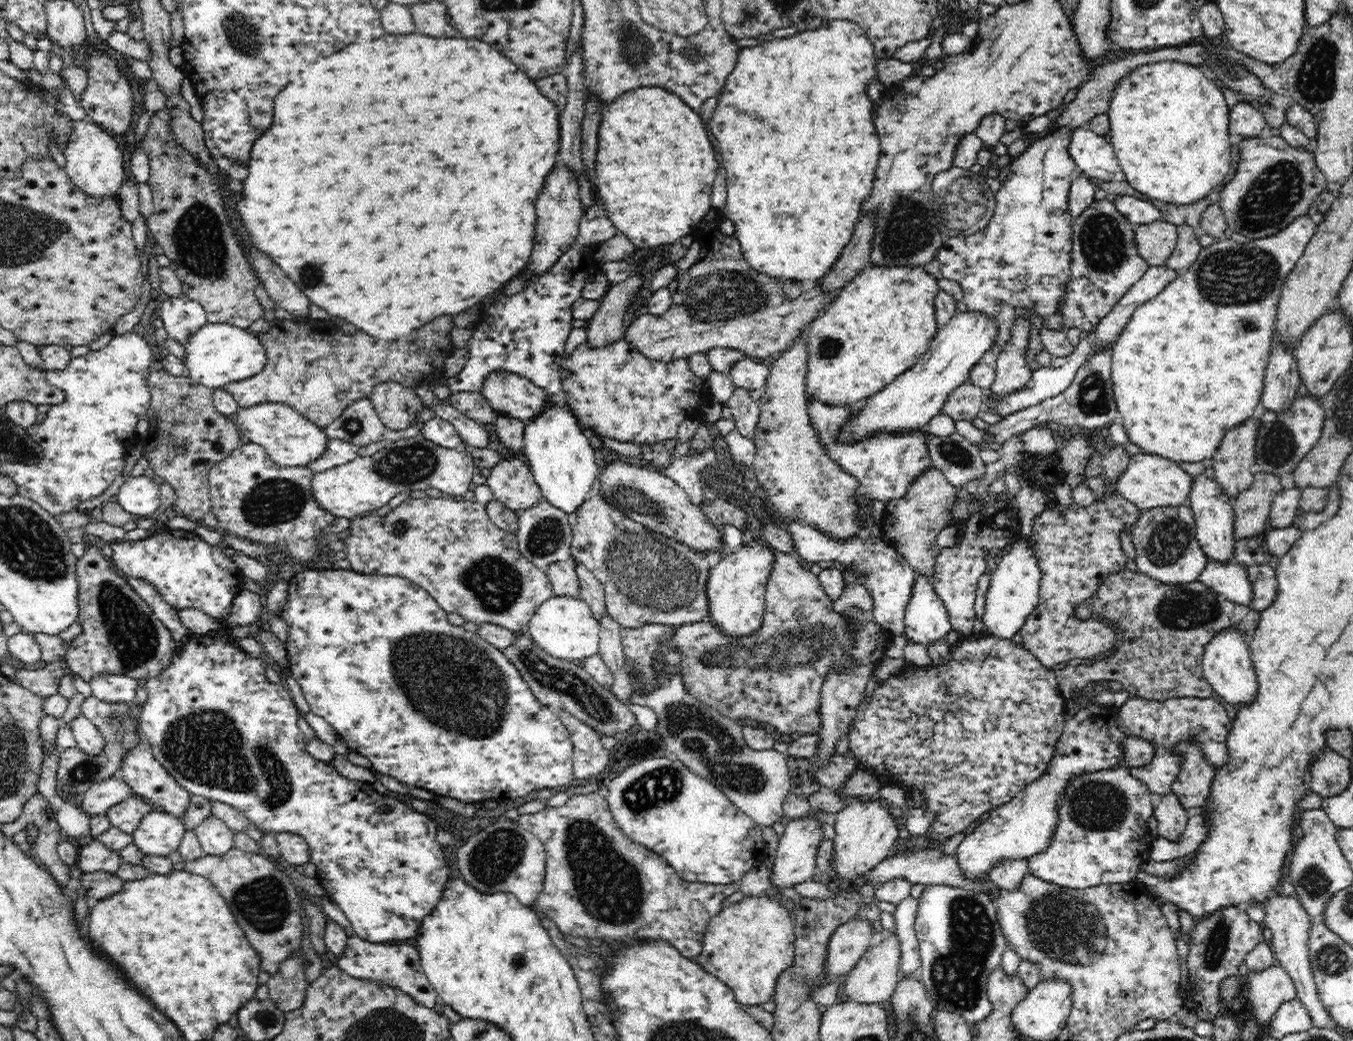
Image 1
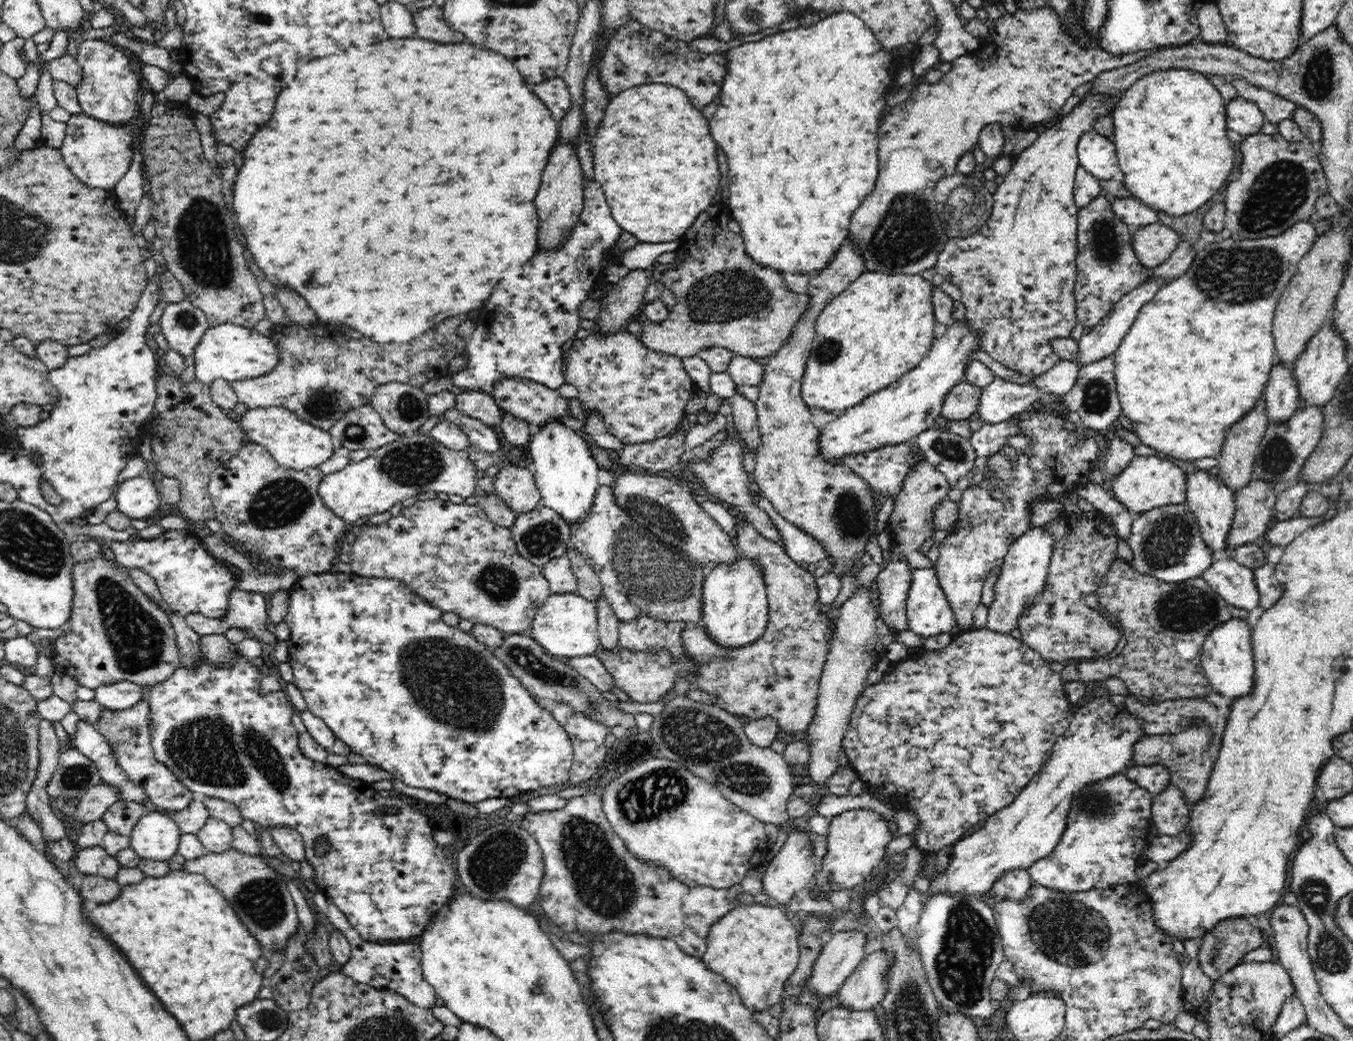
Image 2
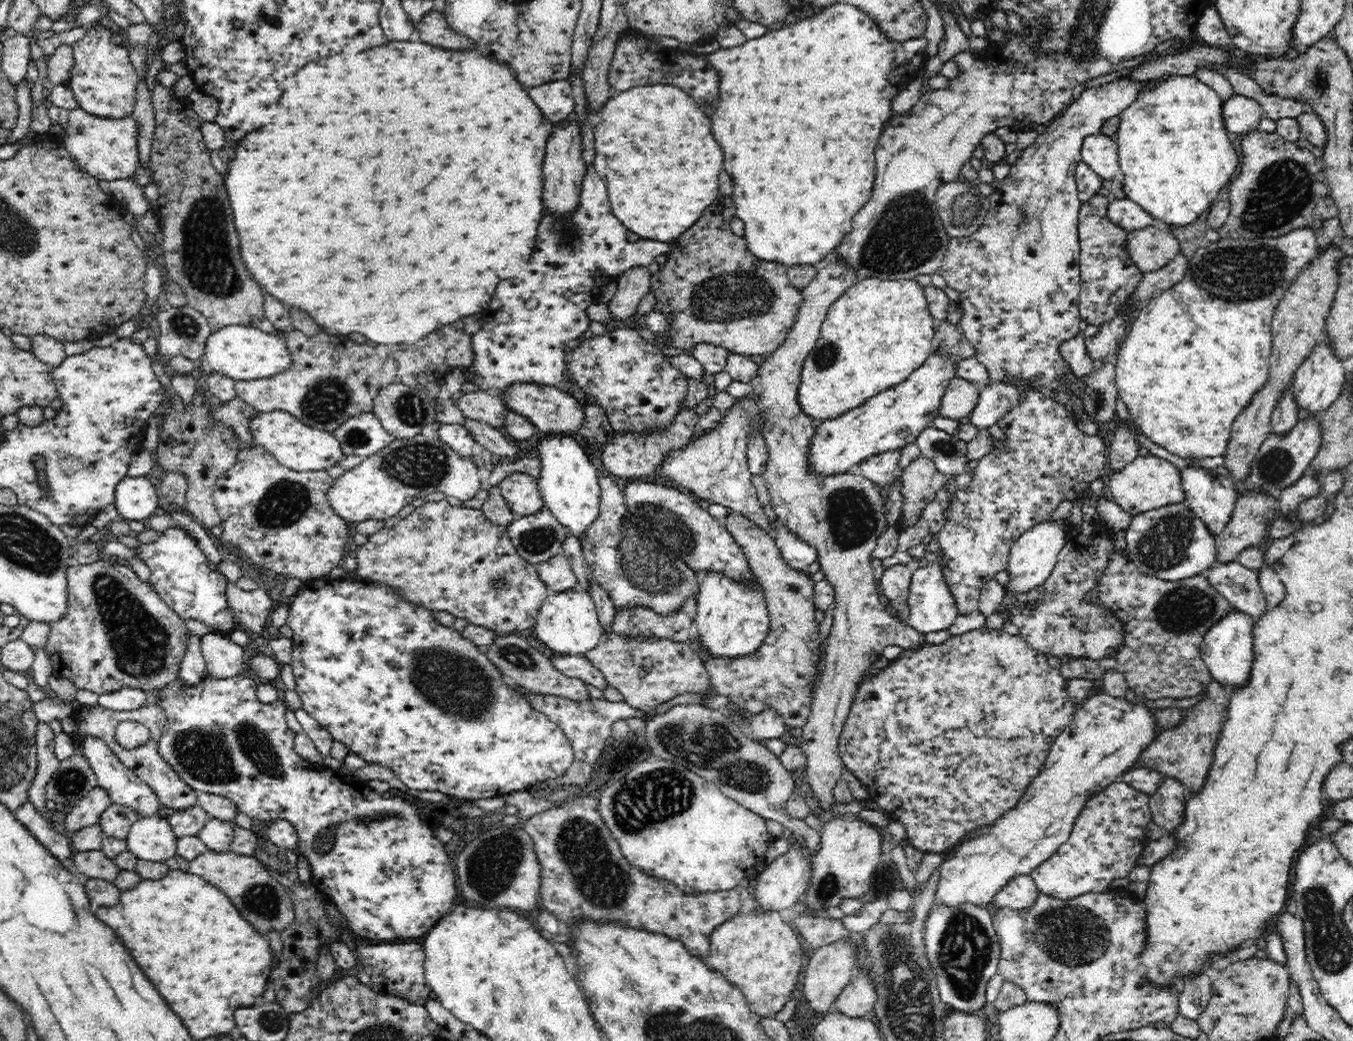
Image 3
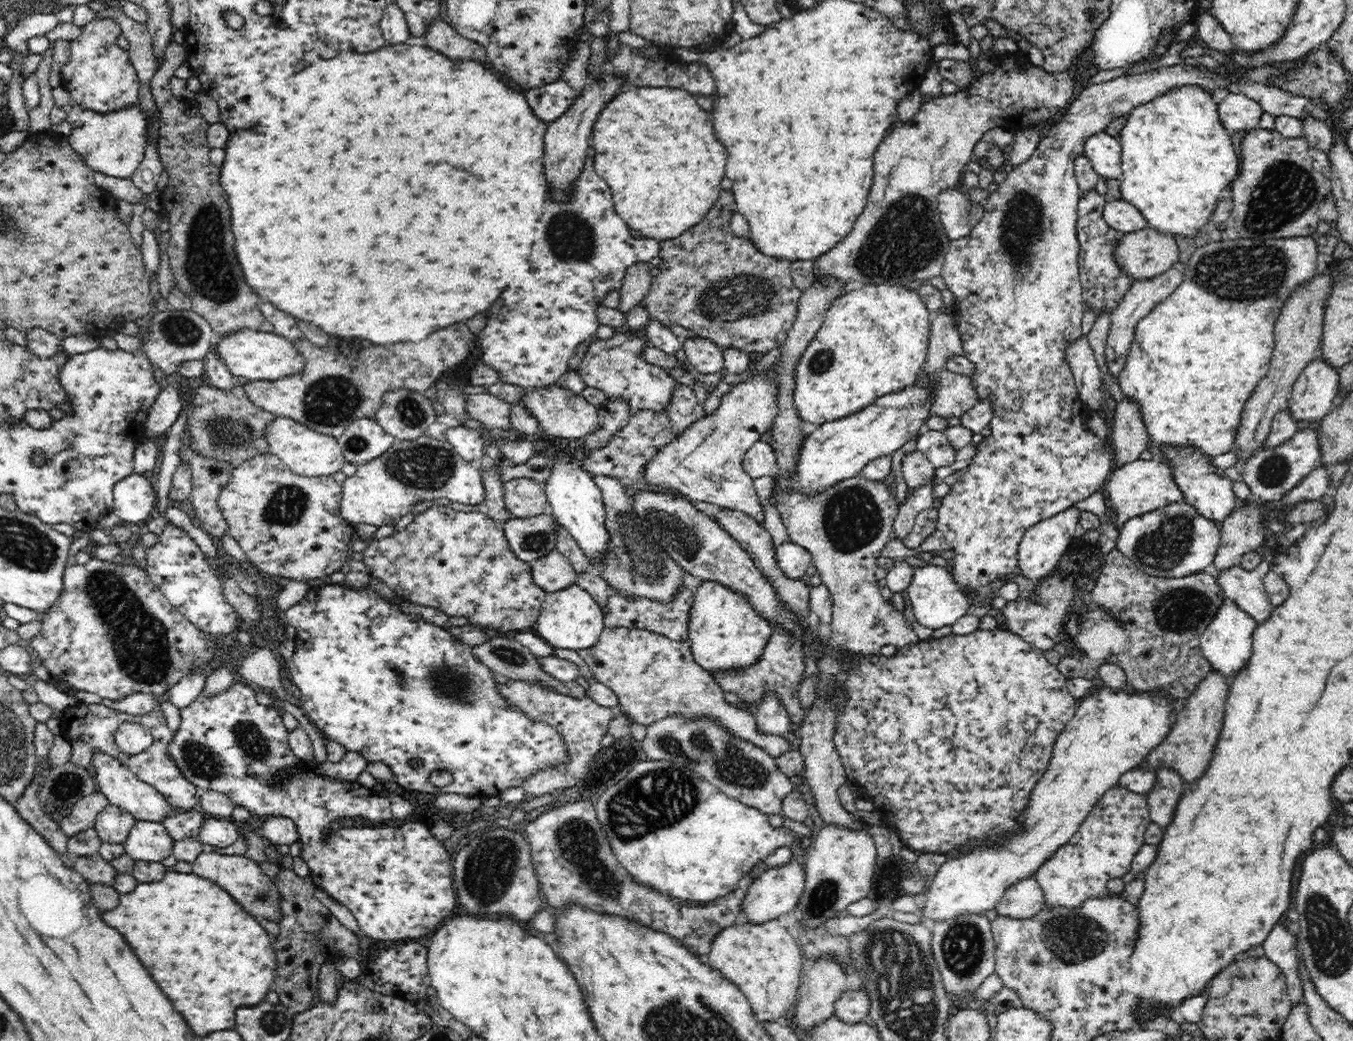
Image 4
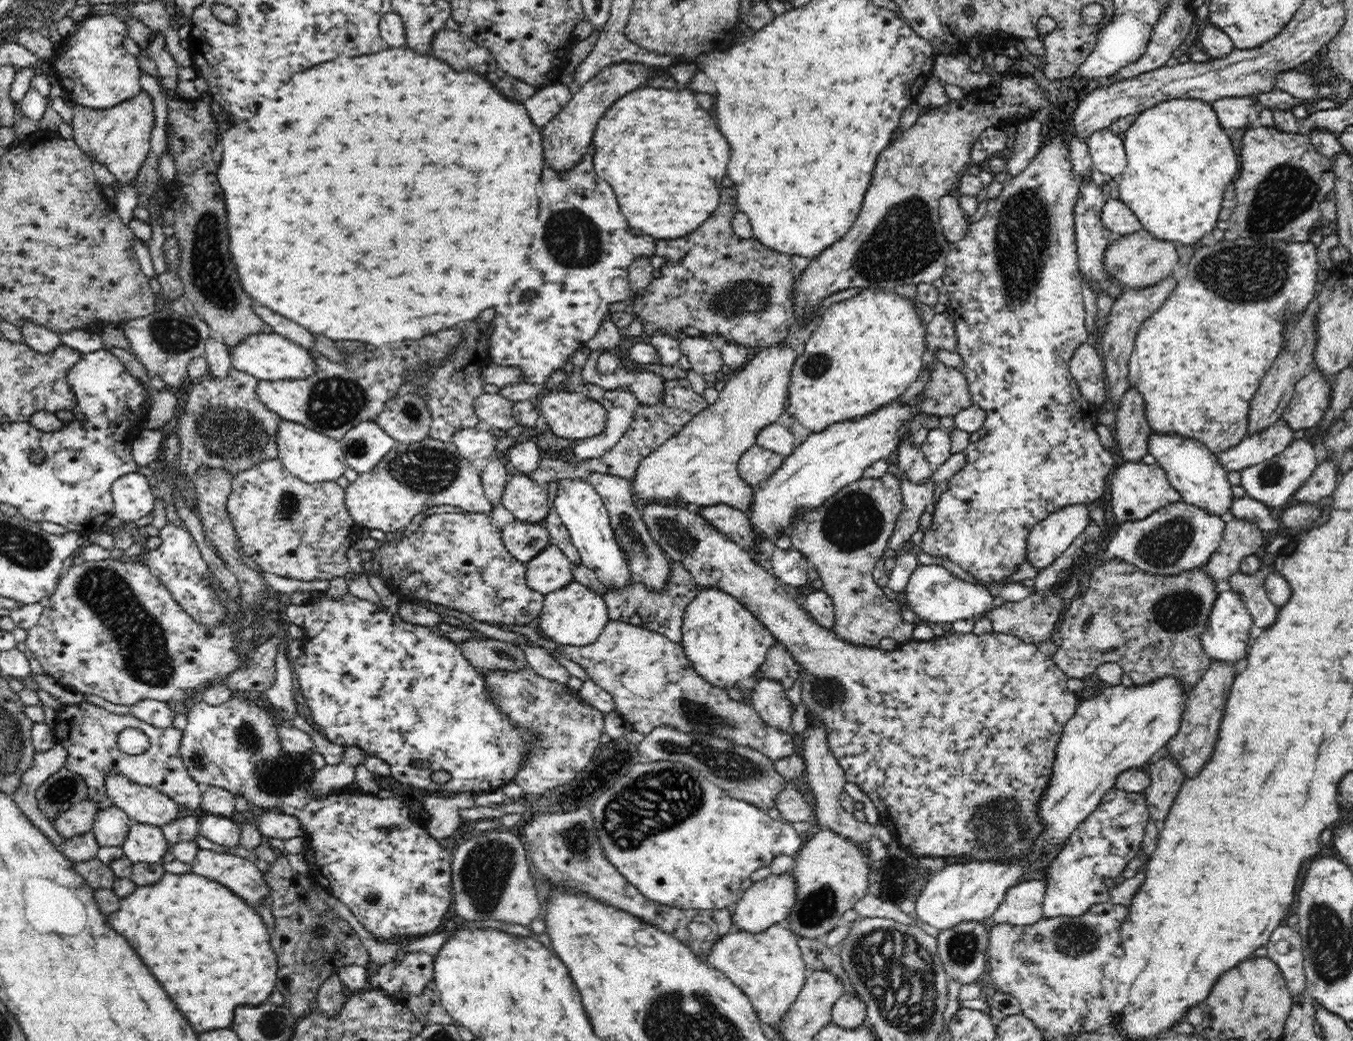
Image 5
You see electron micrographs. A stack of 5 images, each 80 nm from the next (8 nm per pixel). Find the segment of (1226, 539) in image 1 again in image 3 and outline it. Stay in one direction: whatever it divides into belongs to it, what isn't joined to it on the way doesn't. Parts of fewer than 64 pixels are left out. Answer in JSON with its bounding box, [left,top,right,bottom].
[1181,467,1239,539]

